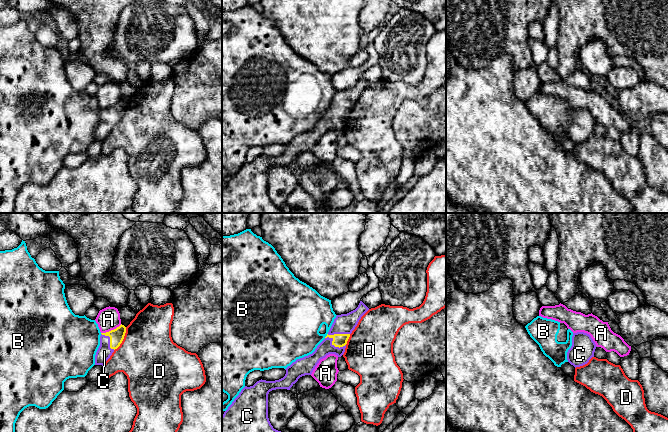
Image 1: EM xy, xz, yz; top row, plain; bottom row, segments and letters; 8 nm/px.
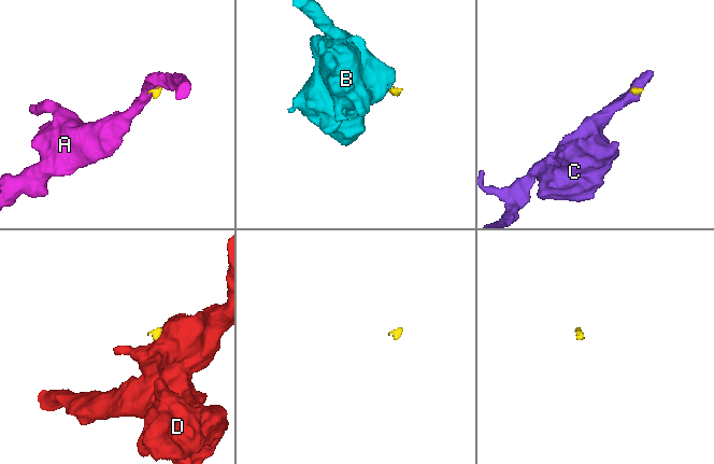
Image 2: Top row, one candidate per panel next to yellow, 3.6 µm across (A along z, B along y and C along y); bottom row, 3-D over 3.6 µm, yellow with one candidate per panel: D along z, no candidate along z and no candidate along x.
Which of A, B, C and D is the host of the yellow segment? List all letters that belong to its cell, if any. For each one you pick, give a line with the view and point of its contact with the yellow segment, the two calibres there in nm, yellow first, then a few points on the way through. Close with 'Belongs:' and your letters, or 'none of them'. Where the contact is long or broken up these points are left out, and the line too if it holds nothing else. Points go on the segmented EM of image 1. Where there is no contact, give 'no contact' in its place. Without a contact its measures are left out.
C: xz (337, 334) | 110/120 nm | across xz (339, 340), (337, 334), (328, 336), (325, 348)
Belongs: C

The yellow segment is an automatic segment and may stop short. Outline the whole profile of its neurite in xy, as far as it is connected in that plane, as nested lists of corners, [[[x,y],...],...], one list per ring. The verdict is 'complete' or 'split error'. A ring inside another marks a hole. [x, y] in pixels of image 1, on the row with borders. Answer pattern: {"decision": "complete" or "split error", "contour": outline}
{"decision": "split error", "contour": [[[120,325],[114,330],[101,333],[100,346],[95,355],[95,365],[104,365],[115,349],[122,343],[126,333],[126,327]]]}

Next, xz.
{"decision": "split error", "contour": [[[360,301],[355,310],[337,315],[327,336],[315,351],[288,366],[283,378],[275,381],[261,379],[253,386],[245,386],[222,415],[222,432],[281,432],[273,428],[268,418],[269,392],[290,390],[300,377],[311,375],[319,361],[329,354],[341,357],[350,334],[368,310]]]}

